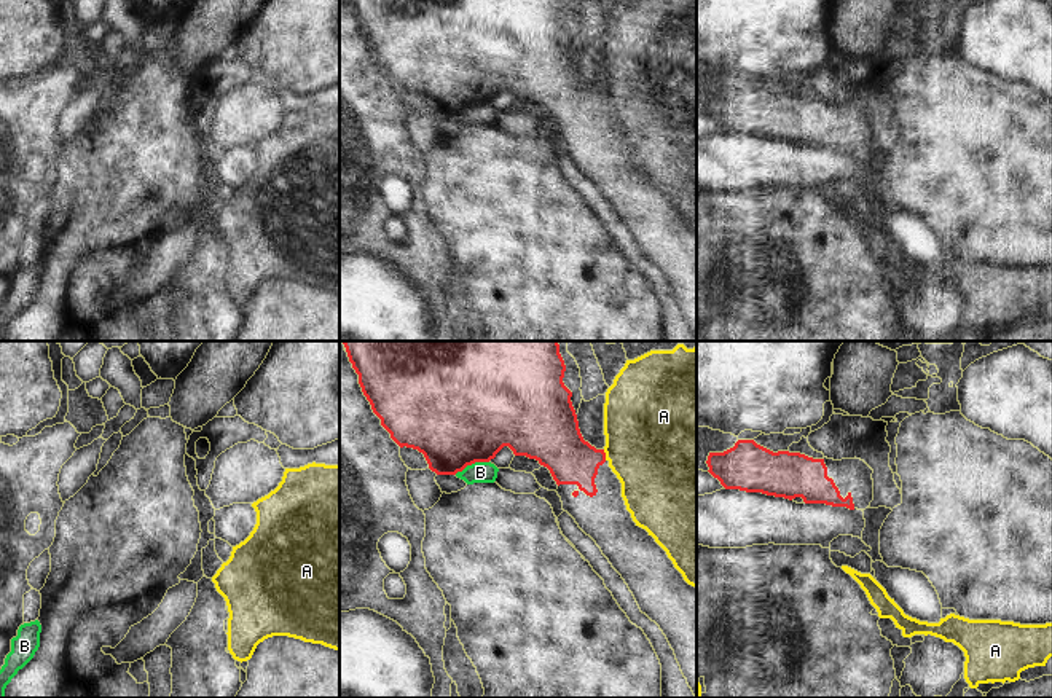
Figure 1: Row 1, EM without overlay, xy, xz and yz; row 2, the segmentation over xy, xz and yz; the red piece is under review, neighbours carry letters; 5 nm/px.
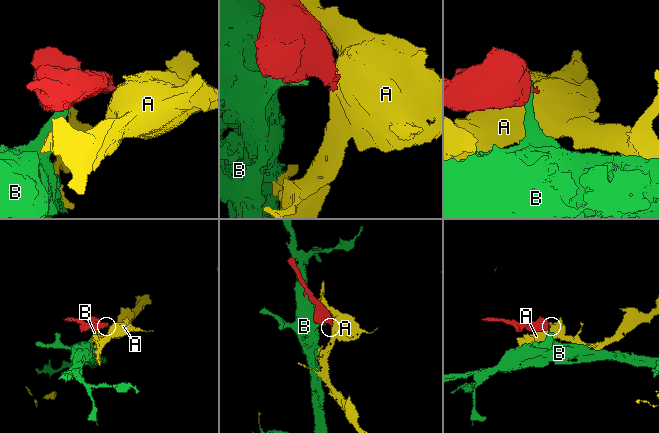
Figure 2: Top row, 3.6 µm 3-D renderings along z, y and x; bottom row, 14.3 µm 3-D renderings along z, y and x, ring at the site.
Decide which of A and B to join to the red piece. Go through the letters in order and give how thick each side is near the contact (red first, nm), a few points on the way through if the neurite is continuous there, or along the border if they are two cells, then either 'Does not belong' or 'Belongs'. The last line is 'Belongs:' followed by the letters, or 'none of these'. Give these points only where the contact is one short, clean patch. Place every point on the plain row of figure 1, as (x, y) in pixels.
A: Thickness 260 nm (red) against 480 nm. Boundary: xz (603, 93), (606, 102). Does not belong
B: Thickness 500 nm (red) against 110 nm. Boundary: xz (488, 104), (475, 104), (455, 117). Does not belong
Belongs: none of these

